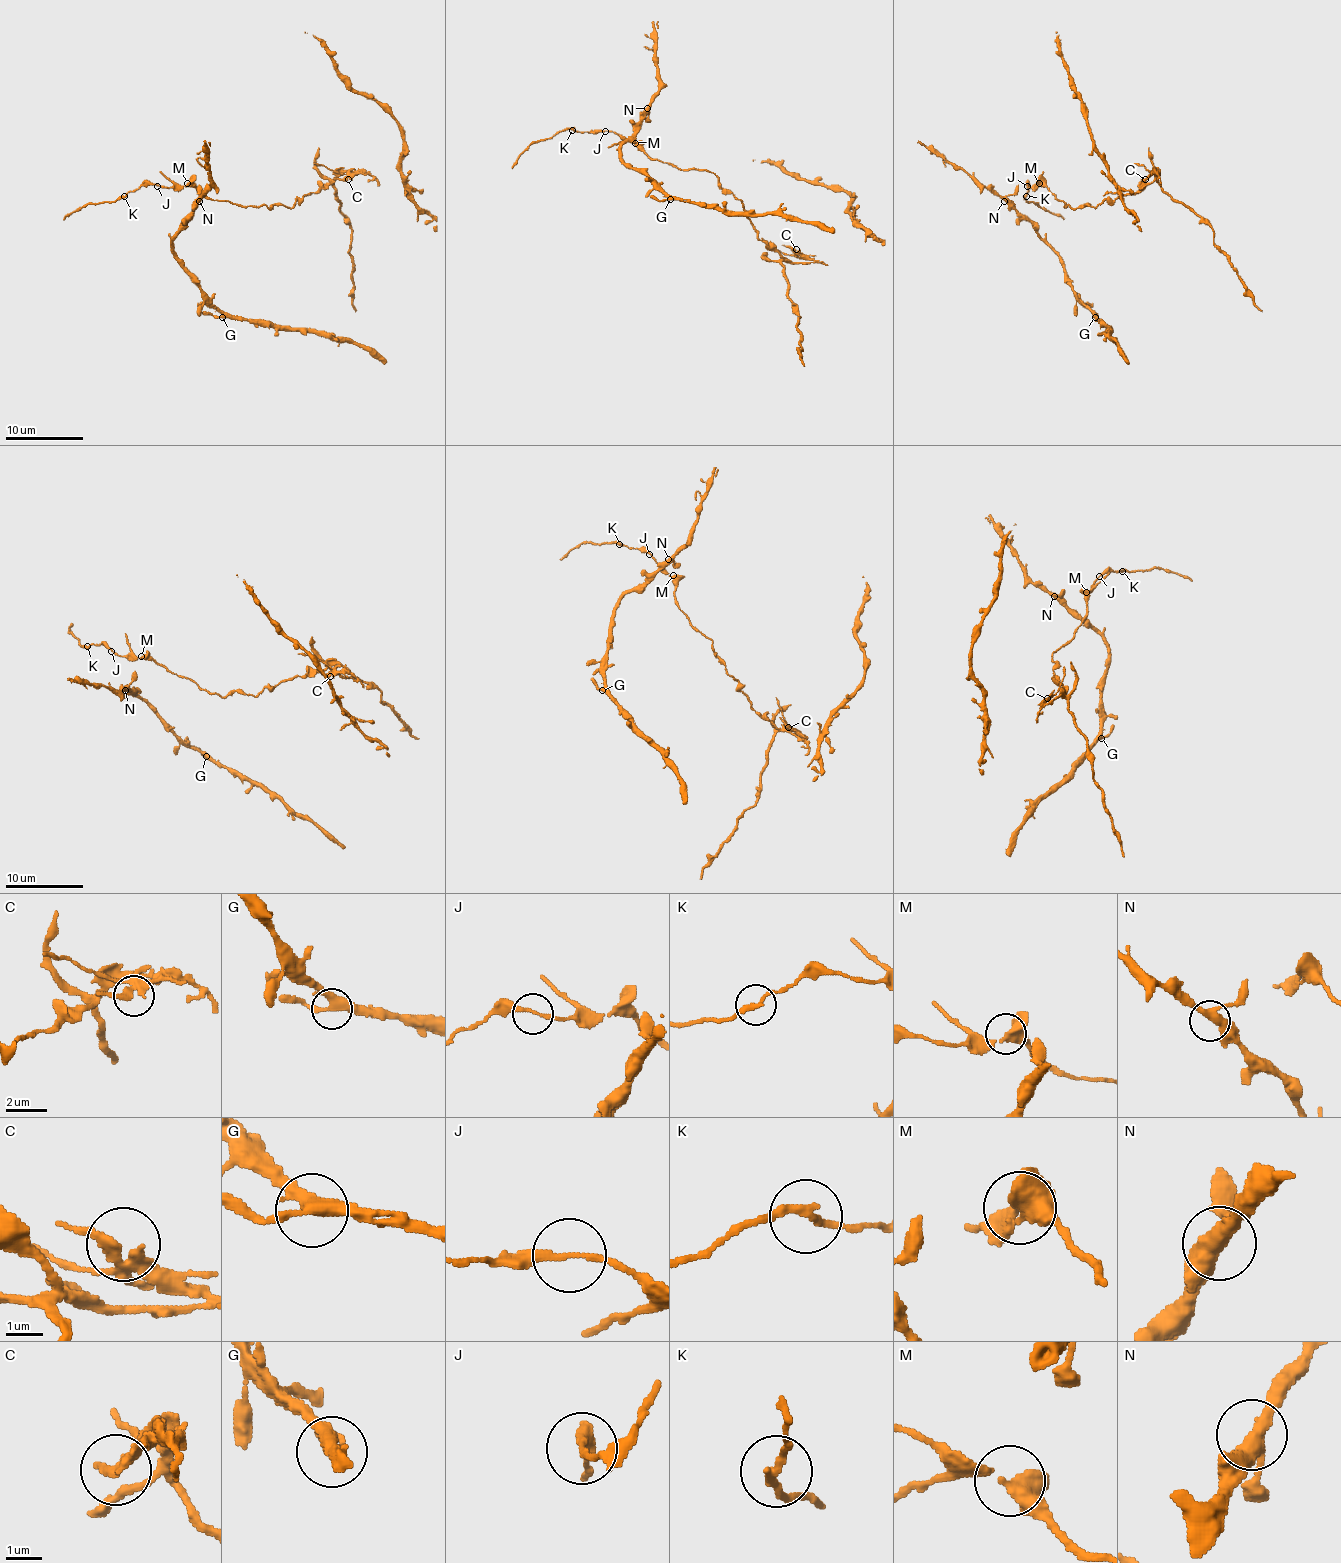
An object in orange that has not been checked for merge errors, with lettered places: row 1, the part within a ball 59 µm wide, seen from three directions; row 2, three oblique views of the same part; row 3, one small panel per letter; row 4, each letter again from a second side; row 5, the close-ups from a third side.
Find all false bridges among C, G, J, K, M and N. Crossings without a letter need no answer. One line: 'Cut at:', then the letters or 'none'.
Cut at: none

